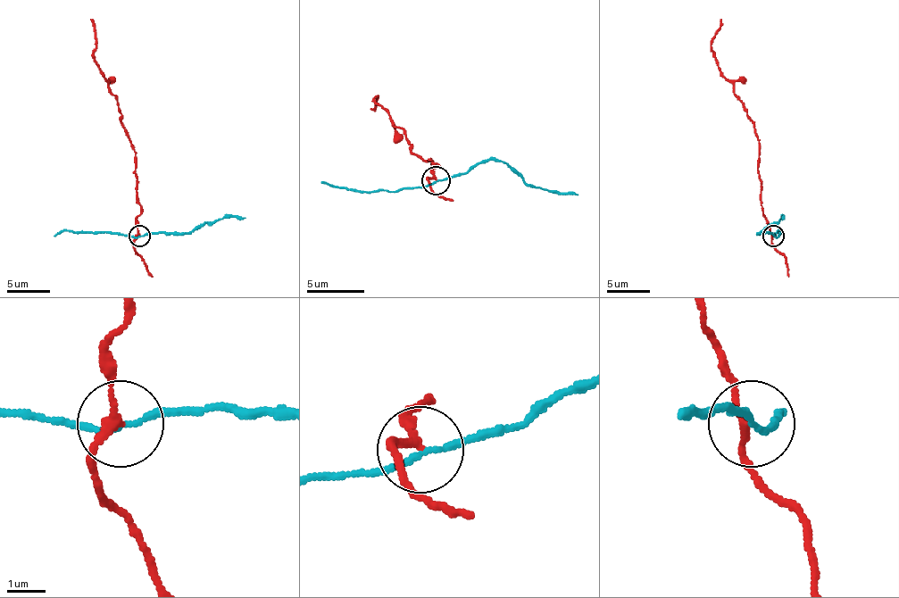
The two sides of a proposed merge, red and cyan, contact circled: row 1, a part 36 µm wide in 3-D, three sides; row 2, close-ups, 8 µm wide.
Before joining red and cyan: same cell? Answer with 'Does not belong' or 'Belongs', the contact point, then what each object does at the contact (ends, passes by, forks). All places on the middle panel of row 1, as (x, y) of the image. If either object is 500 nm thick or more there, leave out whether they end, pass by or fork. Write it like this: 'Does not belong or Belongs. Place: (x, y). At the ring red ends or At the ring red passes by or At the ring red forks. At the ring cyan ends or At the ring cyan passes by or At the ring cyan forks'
Does not belong. Place: (436, 180). At the ring red passes by. At the ring cyan passes by

